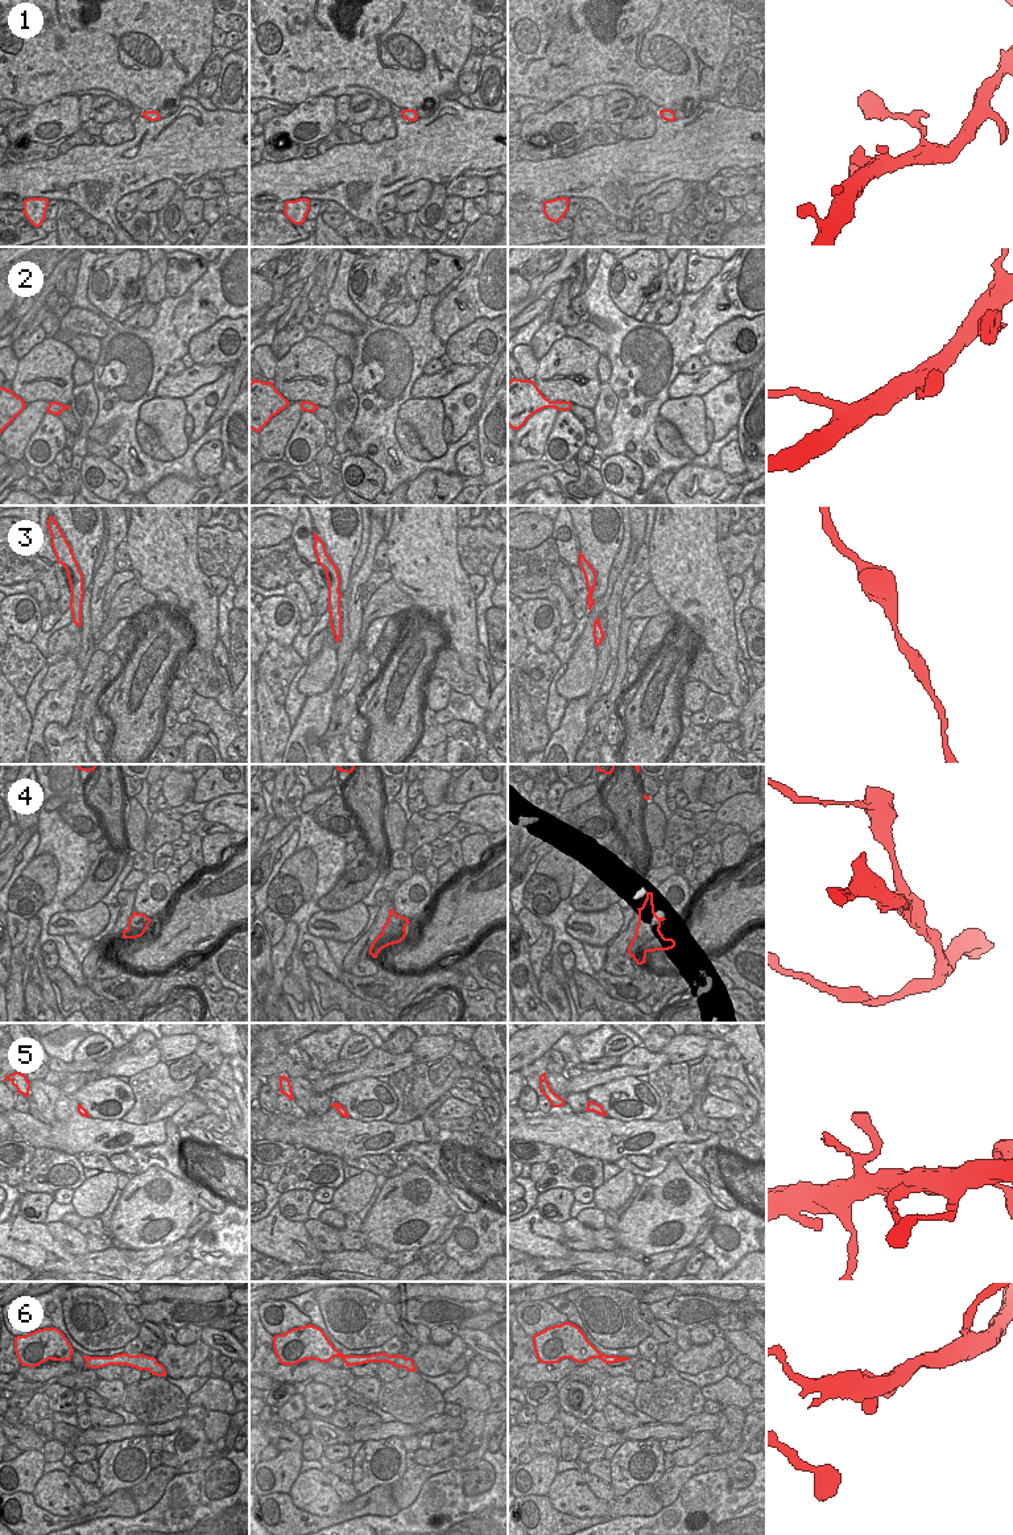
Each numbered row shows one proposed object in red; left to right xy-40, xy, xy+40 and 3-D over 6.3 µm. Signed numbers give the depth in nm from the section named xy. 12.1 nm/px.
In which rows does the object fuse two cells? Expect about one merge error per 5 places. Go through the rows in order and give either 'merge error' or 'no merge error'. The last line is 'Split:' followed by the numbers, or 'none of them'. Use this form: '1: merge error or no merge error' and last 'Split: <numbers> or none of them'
1: no merge error
2: no merge error
3: no merge error
4: merge error
5: no merge error
6: no merge error
Split: 4

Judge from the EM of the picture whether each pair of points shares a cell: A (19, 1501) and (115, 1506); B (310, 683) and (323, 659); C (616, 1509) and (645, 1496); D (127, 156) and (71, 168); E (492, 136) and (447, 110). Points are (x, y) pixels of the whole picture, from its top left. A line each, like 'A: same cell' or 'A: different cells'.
A: same cell
B: same cell
C: same cell
D: same cell
E: same cell

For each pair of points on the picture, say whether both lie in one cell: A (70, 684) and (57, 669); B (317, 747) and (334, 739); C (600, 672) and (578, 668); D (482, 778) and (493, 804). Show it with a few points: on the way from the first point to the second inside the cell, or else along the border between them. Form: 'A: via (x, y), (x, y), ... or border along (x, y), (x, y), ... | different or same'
A: border along (77, 667), (57, 689), (46, 693) | different
B: via (321, 747), (326, 747), (330, 743) | same
C: border along (598, 647), (598, 664), (591, 689), (586, 694) | different
D: border along (493, 793), (475, 796), (464, 804) | different

